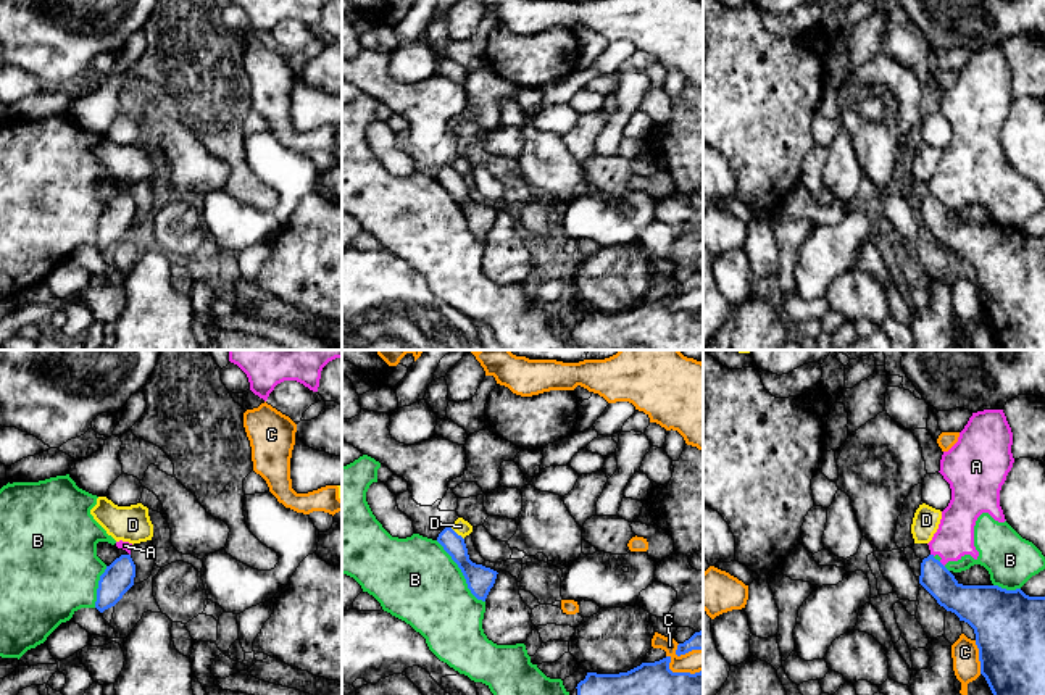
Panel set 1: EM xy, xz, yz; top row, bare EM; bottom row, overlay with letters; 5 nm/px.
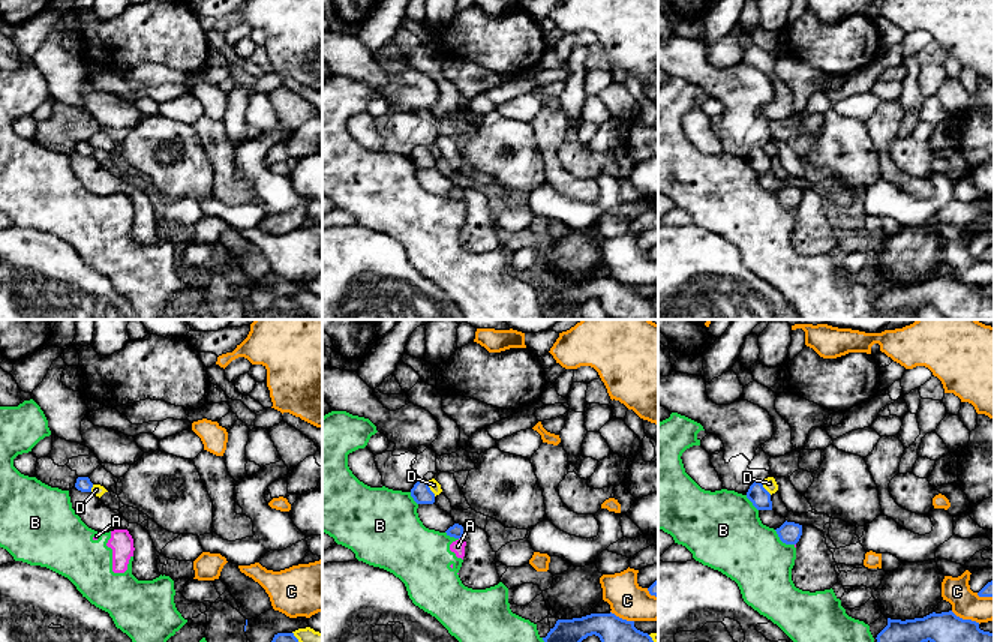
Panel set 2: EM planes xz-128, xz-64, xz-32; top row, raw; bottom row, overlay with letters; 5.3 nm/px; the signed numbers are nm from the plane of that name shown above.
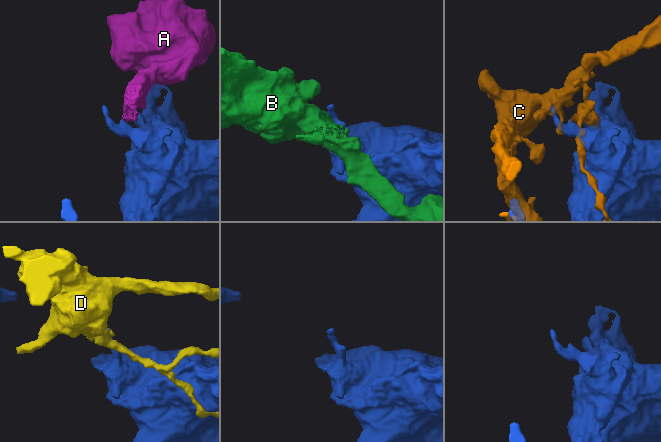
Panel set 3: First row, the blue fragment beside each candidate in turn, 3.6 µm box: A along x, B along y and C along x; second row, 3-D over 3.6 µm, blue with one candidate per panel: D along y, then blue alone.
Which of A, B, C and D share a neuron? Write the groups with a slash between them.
A / B / C / D

